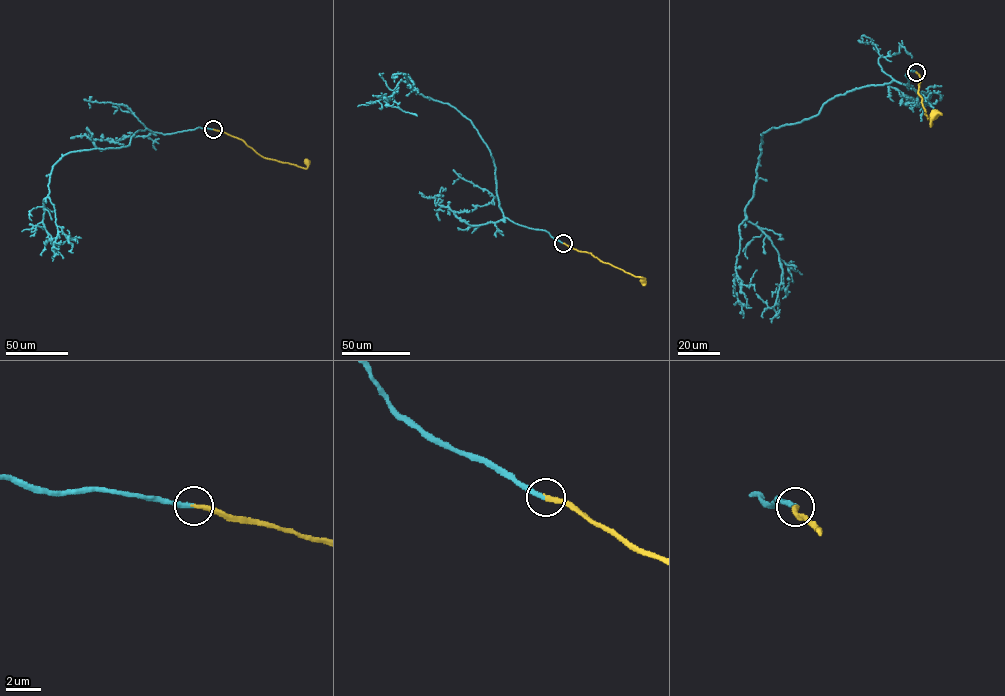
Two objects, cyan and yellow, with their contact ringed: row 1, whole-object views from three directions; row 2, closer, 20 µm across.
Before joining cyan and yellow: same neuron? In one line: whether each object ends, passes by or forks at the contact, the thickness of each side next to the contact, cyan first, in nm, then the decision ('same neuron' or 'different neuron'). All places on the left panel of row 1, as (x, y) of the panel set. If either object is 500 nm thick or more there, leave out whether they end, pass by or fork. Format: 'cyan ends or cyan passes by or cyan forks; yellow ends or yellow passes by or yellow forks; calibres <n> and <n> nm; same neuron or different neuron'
cyan ends; yellow ends; calibres 280 and 280 nm; same neuron

